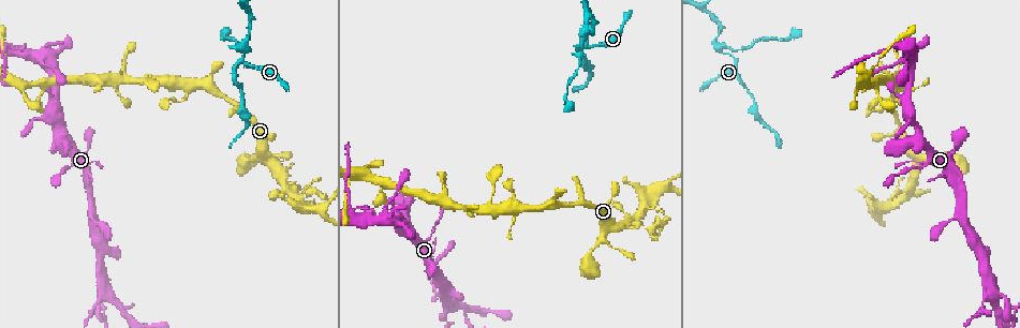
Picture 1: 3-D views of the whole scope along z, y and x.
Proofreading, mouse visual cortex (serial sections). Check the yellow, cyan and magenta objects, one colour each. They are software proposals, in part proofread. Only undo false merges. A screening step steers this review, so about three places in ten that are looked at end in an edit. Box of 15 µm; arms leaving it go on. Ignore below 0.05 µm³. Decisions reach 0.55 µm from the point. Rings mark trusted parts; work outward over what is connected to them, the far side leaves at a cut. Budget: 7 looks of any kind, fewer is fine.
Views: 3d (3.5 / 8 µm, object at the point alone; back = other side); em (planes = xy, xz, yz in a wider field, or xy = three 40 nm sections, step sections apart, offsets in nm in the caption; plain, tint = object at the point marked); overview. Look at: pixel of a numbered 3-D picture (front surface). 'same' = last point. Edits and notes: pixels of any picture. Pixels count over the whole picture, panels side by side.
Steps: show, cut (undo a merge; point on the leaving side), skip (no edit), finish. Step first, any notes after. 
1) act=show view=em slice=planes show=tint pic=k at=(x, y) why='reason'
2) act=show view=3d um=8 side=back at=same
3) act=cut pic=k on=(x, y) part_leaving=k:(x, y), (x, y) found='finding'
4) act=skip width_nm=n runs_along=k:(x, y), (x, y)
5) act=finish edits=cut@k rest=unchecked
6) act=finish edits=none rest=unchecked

act=show view=3d um=3.5 pic=1 at=(611, 246) why='sudden change in width'

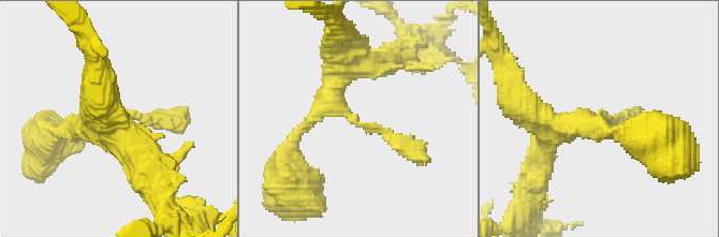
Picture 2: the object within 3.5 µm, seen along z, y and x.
act=show view=em slice=xy step=5 show=tint pic=2 at=(360, 123) why='shape alone is not enough'

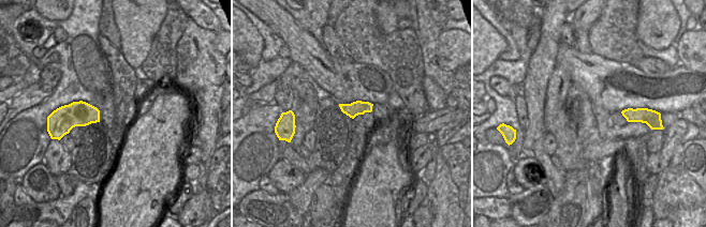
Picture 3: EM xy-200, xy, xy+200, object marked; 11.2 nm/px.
act=skip found='one cell here'

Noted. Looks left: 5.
act=show view=3d um=3.5 pic=1 at=(918, 192)

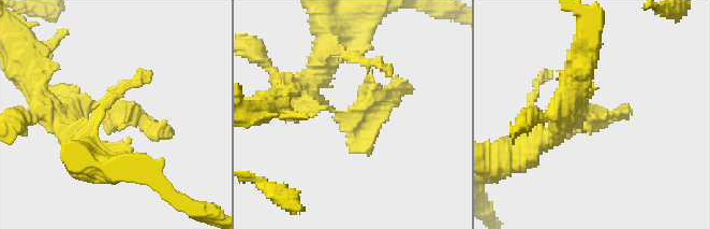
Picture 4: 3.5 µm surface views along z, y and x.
act=cut pic=4 on=(617, 115) part_leaving=4:(334, 112), (351, 117), (376, 92), (410, 84) found='two cells meet here'

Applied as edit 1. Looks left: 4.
act=show view=3d um=8 pic=1 at=(98, 310) why='three-way junction'

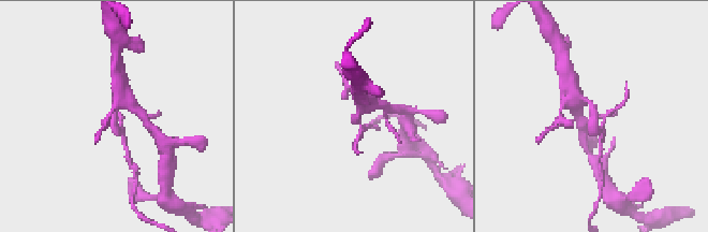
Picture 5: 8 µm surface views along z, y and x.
act=show view=3d um=3.5 pic=5 at=(113, 121)

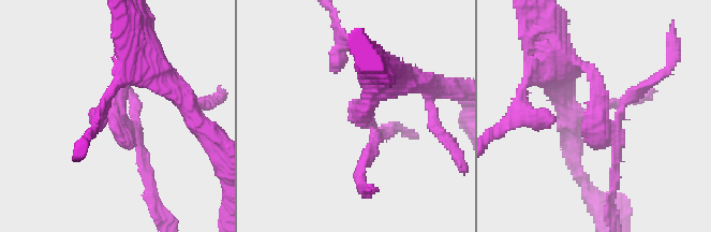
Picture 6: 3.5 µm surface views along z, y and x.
act=cut pic=6 on=(373, 151) arms=3 part_leaving=6:(371, 122), (381, 133), (397, 130) found='a second cell is stuck on'

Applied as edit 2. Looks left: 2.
act=finish edits=cut@4,cut@6 rest=unchecked

